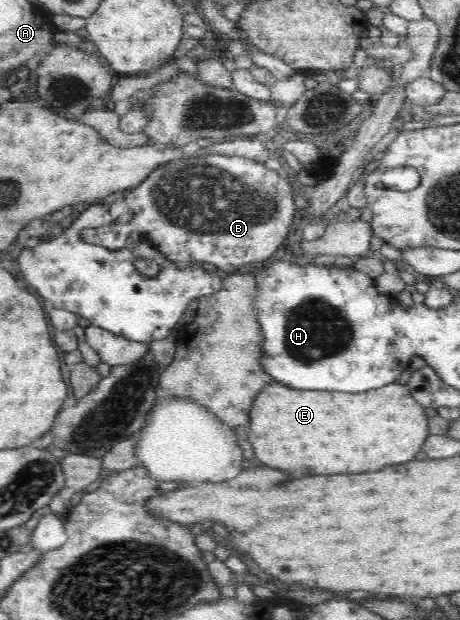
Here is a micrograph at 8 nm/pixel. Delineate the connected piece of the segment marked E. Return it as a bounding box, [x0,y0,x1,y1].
[247,383,431,478]

